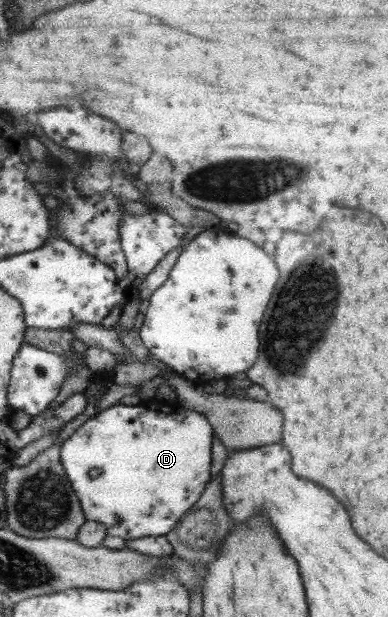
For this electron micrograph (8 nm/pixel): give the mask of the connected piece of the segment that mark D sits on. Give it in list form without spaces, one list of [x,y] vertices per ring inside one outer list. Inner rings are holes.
[[[144,402],[135,406],[116,403],[86,420],[60,445],[61,463],[85,520],[101,522],[106,526],[107,536],[120,537],[125,541],[168,534],[182,519],[184,512],[199,500],[211,480],[210,450],[214,433],[209,420],[199,412],[167,402],[152,402],[152,406],[157,407],[150,408]],[[92,468],[100,468],[102,472],[92,478],[88,475]]]

